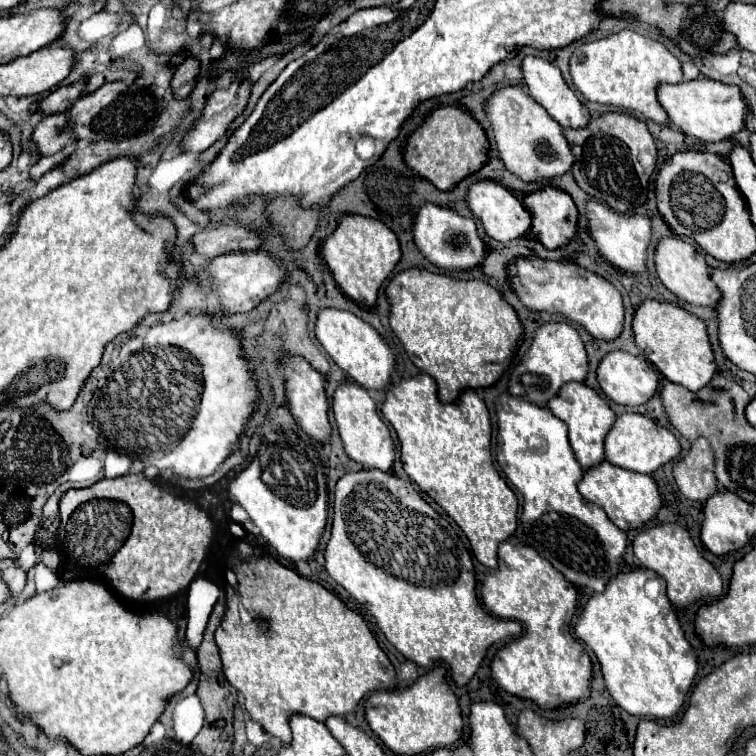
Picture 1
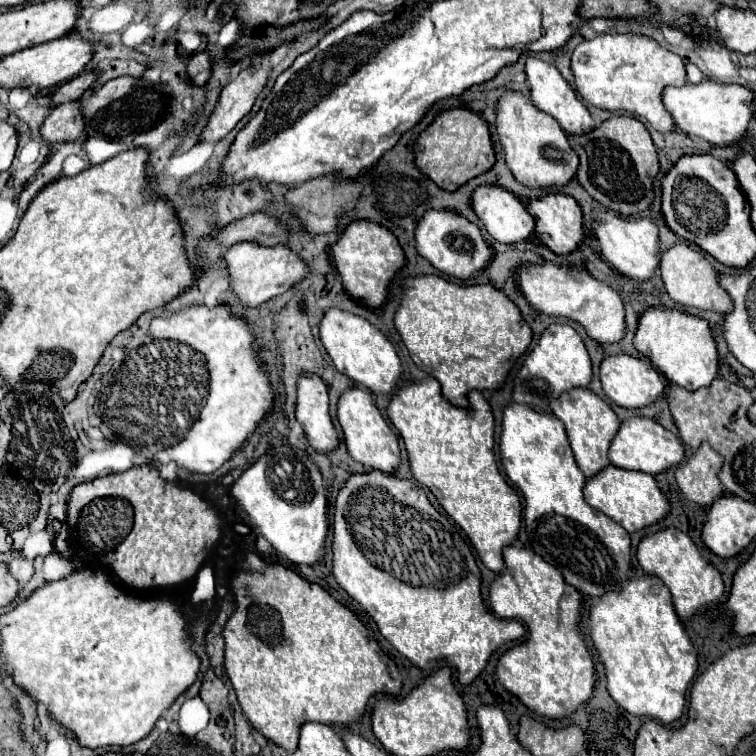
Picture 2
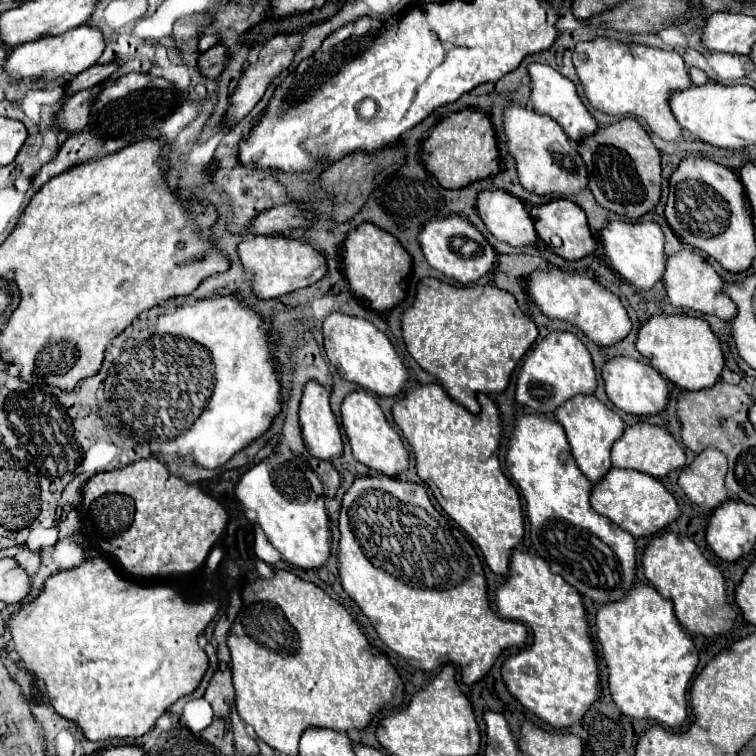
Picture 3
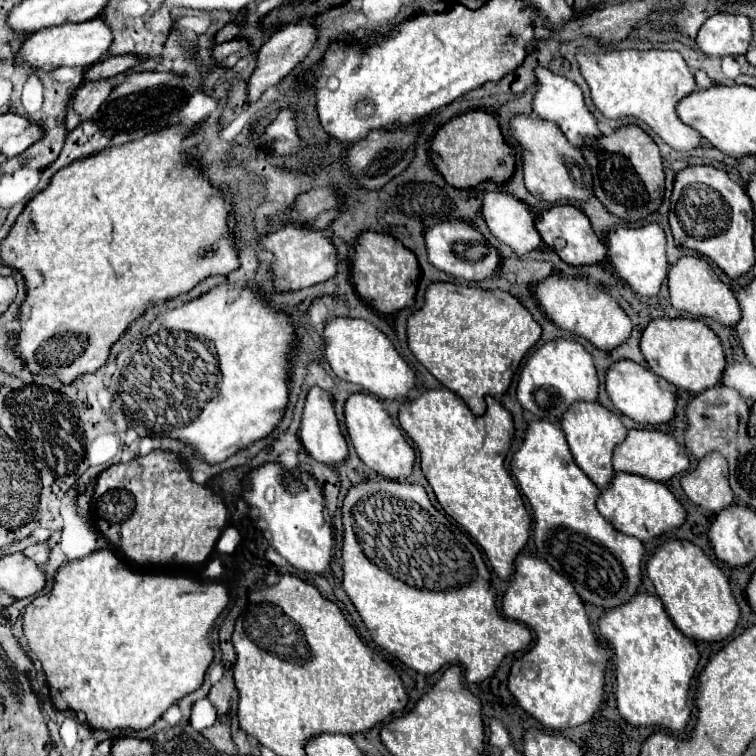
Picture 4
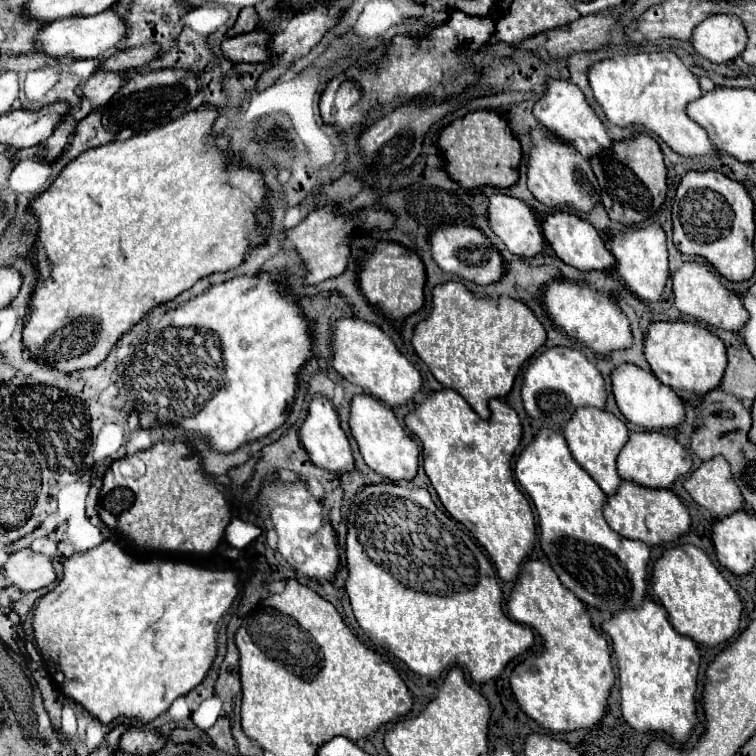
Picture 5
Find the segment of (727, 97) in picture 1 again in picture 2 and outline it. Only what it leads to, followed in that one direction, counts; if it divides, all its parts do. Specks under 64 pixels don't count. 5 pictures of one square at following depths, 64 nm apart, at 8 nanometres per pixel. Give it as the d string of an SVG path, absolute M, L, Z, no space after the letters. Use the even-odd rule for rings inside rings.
M702 80L700 84L686 82L684 86L668 86L662 92L662 102L672 114L678 130L686 132L690 138L706 140L714 146L728 146L748 132L748 122L754 118L752 92L740 84L720 84L714 80Z

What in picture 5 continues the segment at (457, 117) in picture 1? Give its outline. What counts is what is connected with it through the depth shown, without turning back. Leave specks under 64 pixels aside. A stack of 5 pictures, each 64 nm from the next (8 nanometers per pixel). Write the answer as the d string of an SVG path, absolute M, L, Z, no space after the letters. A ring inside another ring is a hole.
M476 110L448 124L438 136L438 150L446 158L448 176L462 188L472 190L478 186L498 186L506 188L518 180L518 162L522 150L518 140L512 136L506 120L498 112Z

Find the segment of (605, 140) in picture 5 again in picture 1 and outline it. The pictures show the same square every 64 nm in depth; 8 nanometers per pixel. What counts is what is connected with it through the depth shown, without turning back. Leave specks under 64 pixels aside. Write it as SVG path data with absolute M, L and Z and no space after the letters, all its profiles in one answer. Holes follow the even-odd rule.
M526 56L522 62L522 72L524 72L524 84L528 86L528 92L534 100L538 100L538 104L542 104L548 114L562 126L562 128L582 128L588 124L590 120L590 112L588 108L578 100L578 96L574 94L572 88L568 88L568 84L564 82L560 70L536 56Z

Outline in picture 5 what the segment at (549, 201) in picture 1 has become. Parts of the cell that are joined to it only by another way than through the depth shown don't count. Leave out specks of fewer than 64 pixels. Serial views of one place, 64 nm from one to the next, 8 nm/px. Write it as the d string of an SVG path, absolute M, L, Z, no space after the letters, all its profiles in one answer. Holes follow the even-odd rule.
M572 212L548 214L546 220L540 224L540 228L542 228L546 242L556 252L556 256L568 266L574 266L578 270L606 270L614 264L614 256L606 250L606 244L600 238L600 234L596 232L596 228L588 220L584 220Z

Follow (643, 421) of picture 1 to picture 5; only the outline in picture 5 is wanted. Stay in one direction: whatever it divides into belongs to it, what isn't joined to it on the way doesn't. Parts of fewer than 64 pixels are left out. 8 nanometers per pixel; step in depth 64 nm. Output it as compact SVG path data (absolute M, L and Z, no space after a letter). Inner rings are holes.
M630 432L626 446L620 450L618 460L620 478L630 478L650 488L670 488L678 476L684 476L692 468L690 454L668 434L662 432Z

